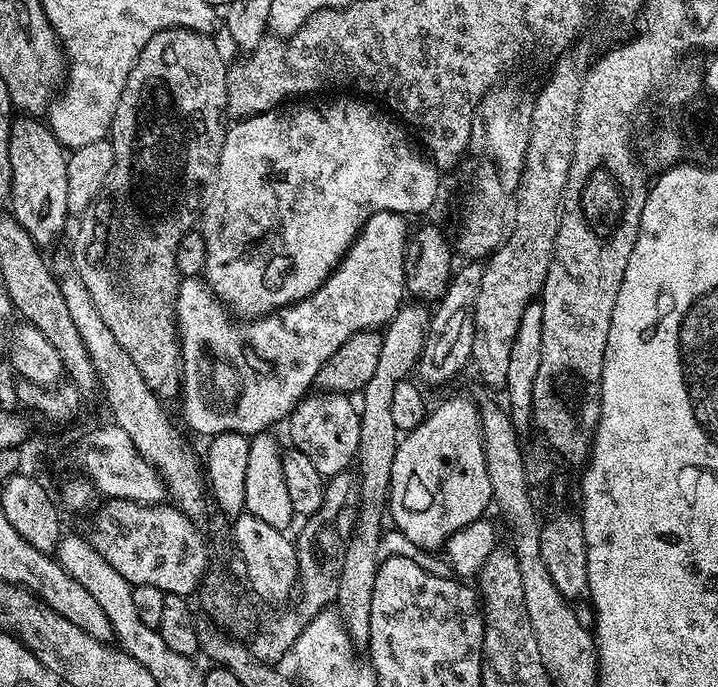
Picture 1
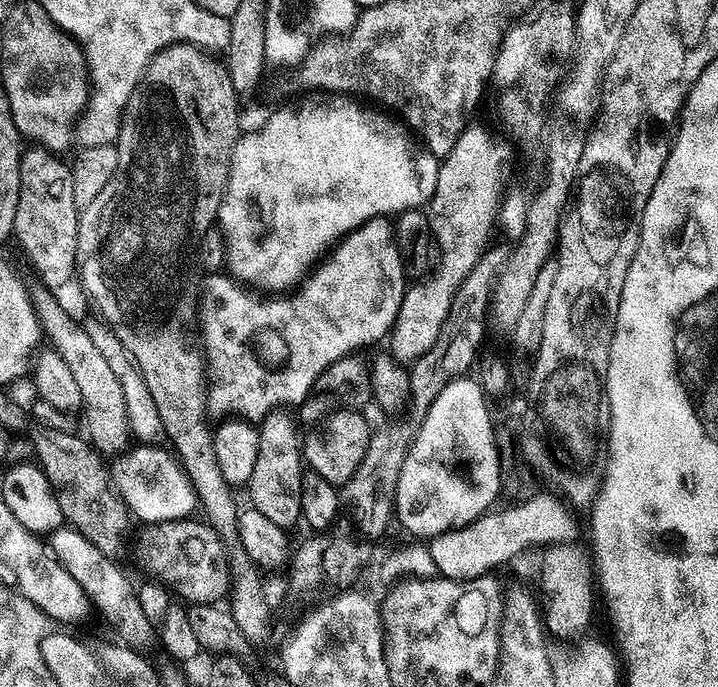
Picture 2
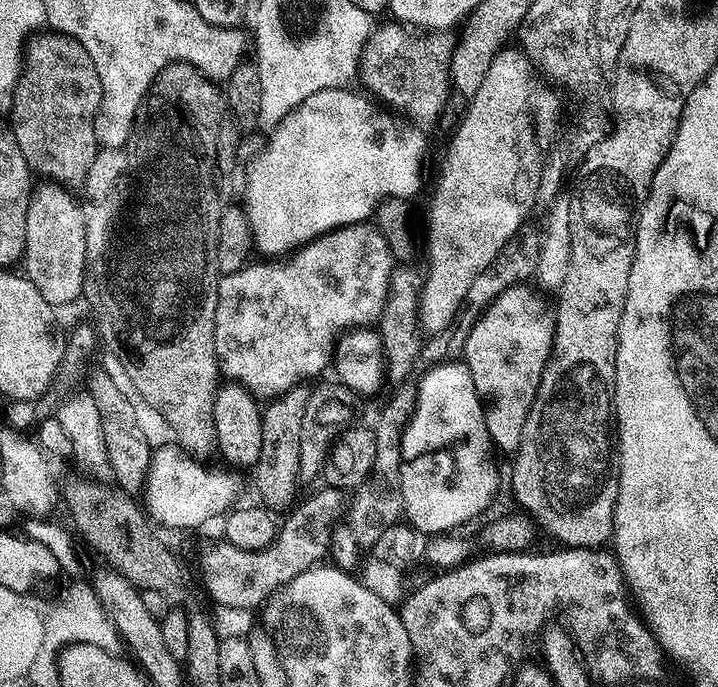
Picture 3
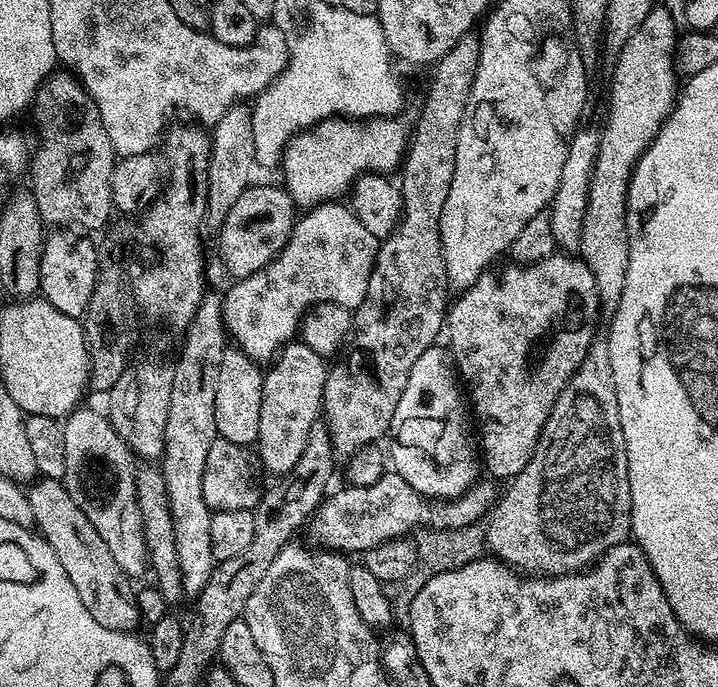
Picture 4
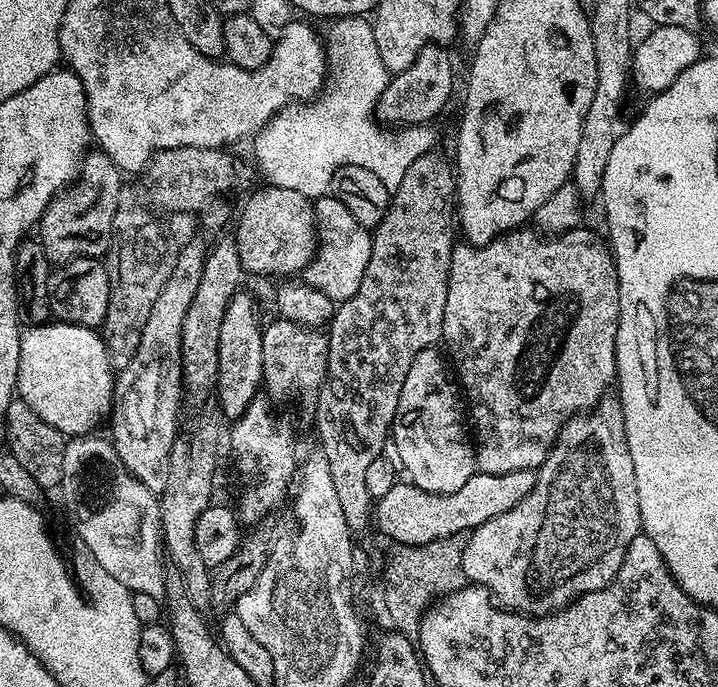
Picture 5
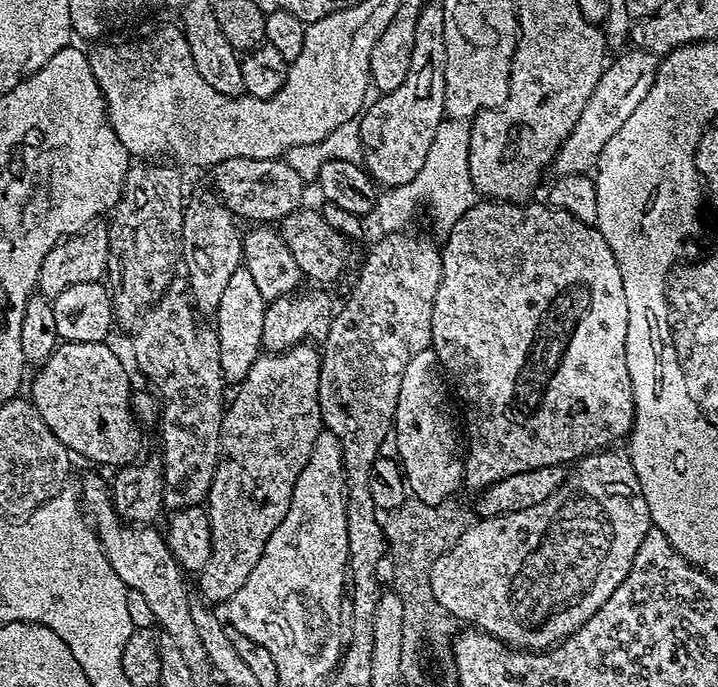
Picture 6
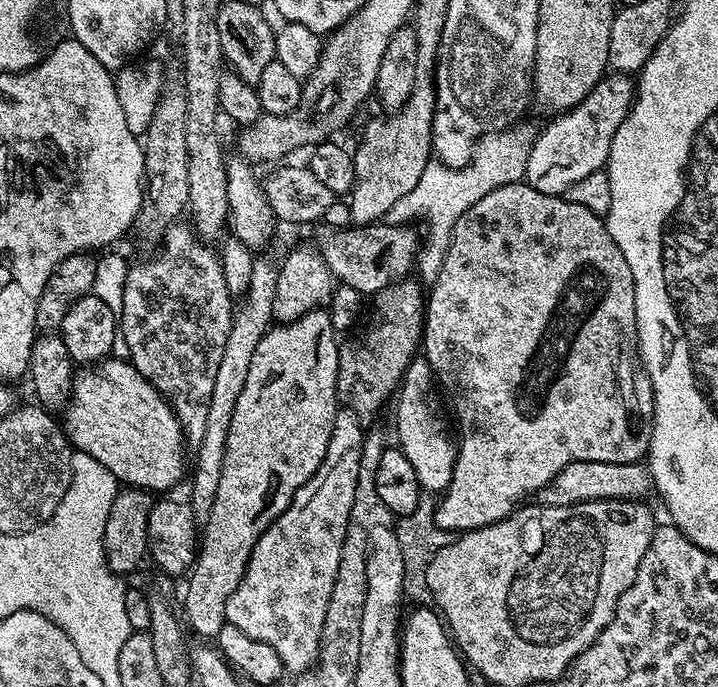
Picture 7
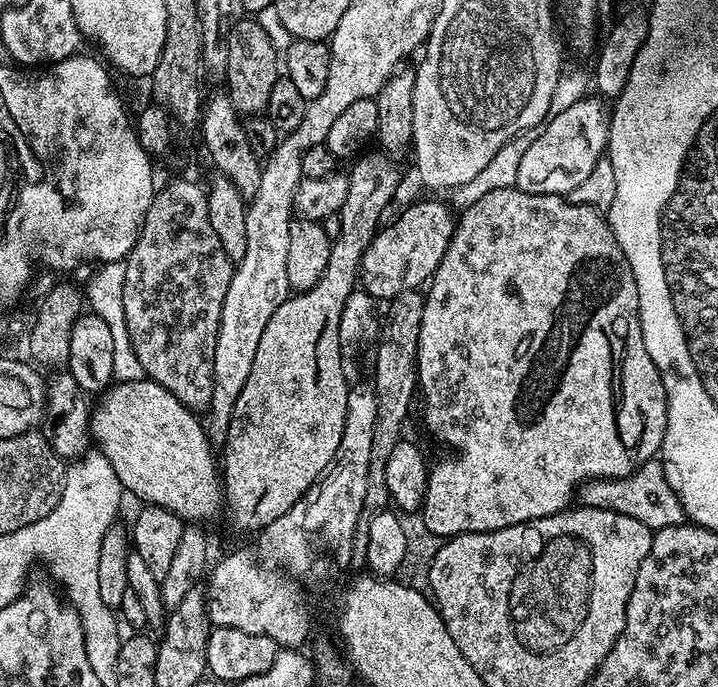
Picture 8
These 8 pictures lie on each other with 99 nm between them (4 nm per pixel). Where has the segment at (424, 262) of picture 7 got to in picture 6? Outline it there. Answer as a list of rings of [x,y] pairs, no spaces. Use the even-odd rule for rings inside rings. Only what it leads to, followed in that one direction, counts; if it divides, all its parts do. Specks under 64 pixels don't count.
[[[445,118],[438,126],[438,131],[434,136],[433,145],[426,154],[425,165],[410,183],[404,183],[400,187],[383,189],[376,198],[376,211],[374,220],[377,220],[380,232],[387,234],[389,232],[401,232],[407,229],[407,224],[411,220],[414,212],[422,202],[428,202],[434,210],[434,224],[442,234],[447,234],[454,224],[462,218],[466,210],[473,207],[478,202],[478,193],[473,185],[473,179],[470,176],[469,168],[469,134],[471,132],[471,121]]]

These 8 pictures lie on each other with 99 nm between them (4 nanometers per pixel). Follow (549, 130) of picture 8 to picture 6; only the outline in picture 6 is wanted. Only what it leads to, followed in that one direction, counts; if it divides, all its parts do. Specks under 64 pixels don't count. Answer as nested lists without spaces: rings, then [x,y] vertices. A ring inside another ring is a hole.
[[[635,46],[621,51],[617,56],[620,57],[616,61],[613,59],[605,67],[598,86],[594,86],[590,102],[586,102],[586,110],[582,110],[574,130],[558,150],[554,161],[556,176],[579,172],[591,173],[599,165],[606,142],[610,142],[610,138],[614,138],[614,134],[622,130],[626,118],[630,118],[630,114],[634,114],[634,110],[642,106],[642,98],[650,94],[656,81],[656,72],[660,69],[661,57],[657,53]]]

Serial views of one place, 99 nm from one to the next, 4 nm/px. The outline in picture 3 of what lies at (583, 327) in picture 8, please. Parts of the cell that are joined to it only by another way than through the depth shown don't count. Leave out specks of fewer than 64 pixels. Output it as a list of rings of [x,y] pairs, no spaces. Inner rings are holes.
[[[527,283],[513,284],[488,303],[464,343],[462,363],[474,378],[474,390],[484,406],[484,421],[493,445],[515,454],[522,442],[522,426],[536,397],[540,379],[552,357],[555,315],[544,316],[544,300]]]

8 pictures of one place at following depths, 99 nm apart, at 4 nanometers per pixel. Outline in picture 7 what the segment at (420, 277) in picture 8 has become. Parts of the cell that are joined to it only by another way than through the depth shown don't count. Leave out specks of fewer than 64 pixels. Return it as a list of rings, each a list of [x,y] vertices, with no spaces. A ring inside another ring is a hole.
[[[377,222],[347,228],[320,226],[316,230],[314,246],[322,254],[333,277],[361,294],[379,294],[382,289],[405,279],[417,267],[417,252],[422,244],[407,232],[407,227]]]

